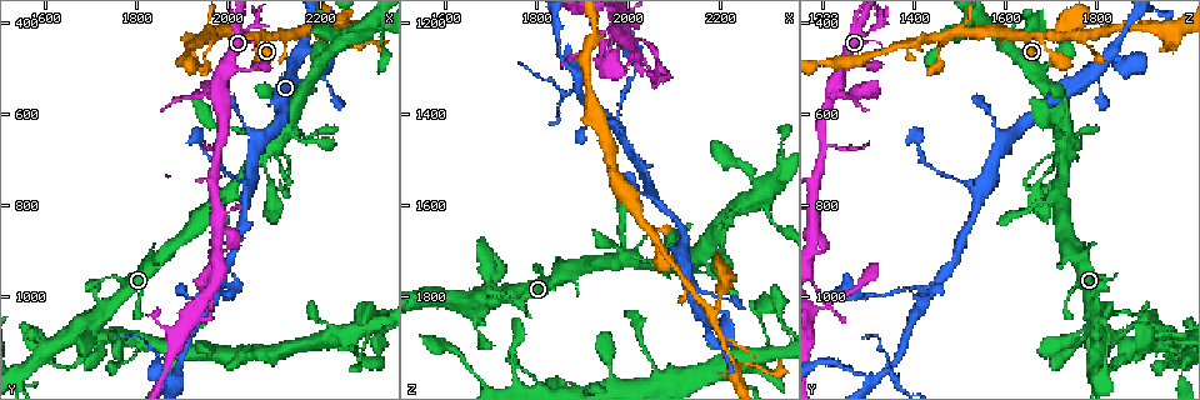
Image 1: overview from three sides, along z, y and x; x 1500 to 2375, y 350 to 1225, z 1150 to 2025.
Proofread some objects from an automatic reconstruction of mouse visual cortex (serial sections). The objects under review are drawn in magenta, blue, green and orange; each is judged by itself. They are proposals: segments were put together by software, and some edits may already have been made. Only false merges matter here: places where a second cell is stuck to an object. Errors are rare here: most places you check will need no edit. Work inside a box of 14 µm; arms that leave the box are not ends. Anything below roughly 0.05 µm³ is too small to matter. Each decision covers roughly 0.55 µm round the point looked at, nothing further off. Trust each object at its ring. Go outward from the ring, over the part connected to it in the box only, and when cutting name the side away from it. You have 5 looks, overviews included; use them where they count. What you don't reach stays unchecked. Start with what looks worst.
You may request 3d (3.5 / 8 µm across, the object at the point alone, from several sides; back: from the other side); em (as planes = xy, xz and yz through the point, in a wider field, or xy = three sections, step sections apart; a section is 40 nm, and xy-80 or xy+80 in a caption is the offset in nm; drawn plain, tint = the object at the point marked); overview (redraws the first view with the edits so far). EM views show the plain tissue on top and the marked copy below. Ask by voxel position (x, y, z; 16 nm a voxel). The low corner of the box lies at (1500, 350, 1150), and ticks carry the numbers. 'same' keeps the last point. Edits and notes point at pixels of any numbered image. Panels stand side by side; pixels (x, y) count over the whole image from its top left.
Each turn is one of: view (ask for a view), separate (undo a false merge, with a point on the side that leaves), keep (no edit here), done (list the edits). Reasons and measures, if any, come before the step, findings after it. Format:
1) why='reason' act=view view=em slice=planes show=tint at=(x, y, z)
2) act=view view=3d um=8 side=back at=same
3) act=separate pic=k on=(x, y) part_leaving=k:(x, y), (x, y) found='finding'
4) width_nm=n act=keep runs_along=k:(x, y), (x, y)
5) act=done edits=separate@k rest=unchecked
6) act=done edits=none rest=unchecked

why='calibre changes' act=view view=3d um=3.5 at=(2050, 750, 1555)

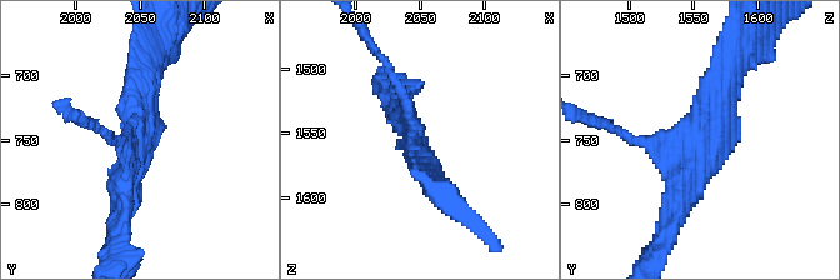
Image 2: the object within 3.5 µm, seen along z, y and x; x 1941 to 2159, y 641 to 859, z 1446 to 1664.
act=view view=em slice=xy step=3 show=tint at=(2050, 744, 1556)

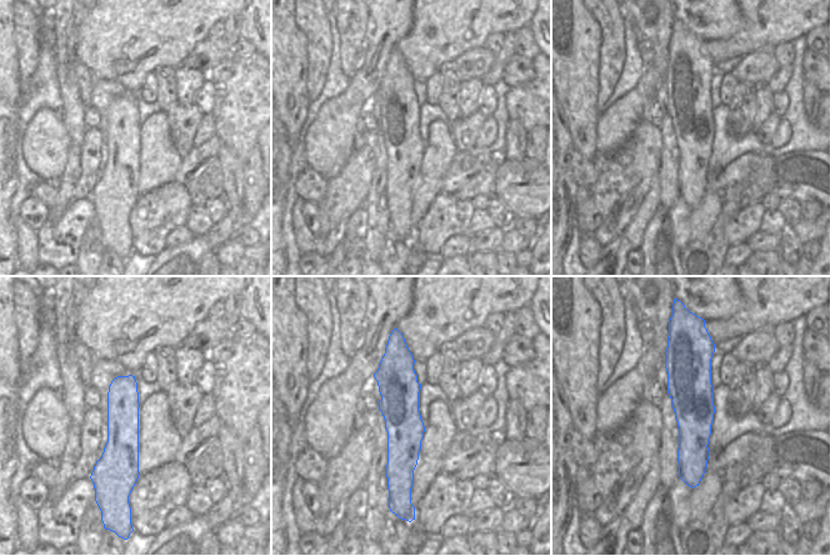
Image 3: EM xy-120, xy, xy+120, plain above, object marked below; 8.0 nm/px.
width_nm=320 act=keep runs_along=2:(736, 60), (710, 105), (679, 209) found='continuous, no second cell'

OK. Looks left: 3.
why='looks like a crossing' act=view view=3d um=3.5 side=back at=(2085, 680, 1730)

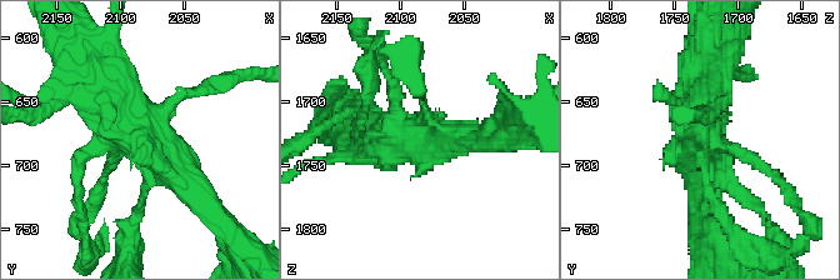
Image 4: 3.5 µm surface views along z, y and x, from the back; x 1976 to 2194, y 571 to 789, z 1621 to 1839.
why='now the EM' act=view view=em slice=planes show=tint at=(2086, 676, 1728)

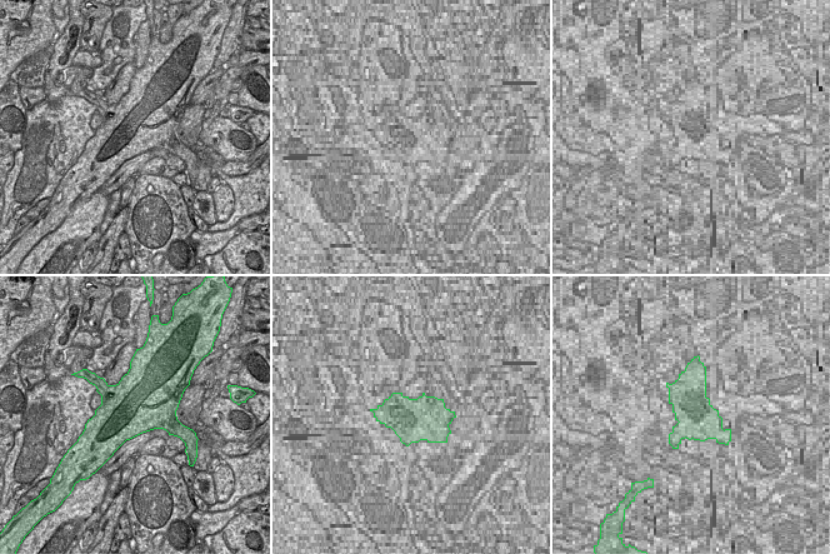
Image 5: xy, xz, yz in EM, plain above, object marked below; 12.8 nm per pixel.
width_nm=800 act=keep runs_along=4:(203, 195), (110, 103), (91, 65) found='one cell here'

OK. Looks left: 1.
act=done edits=none rest=unchecked

